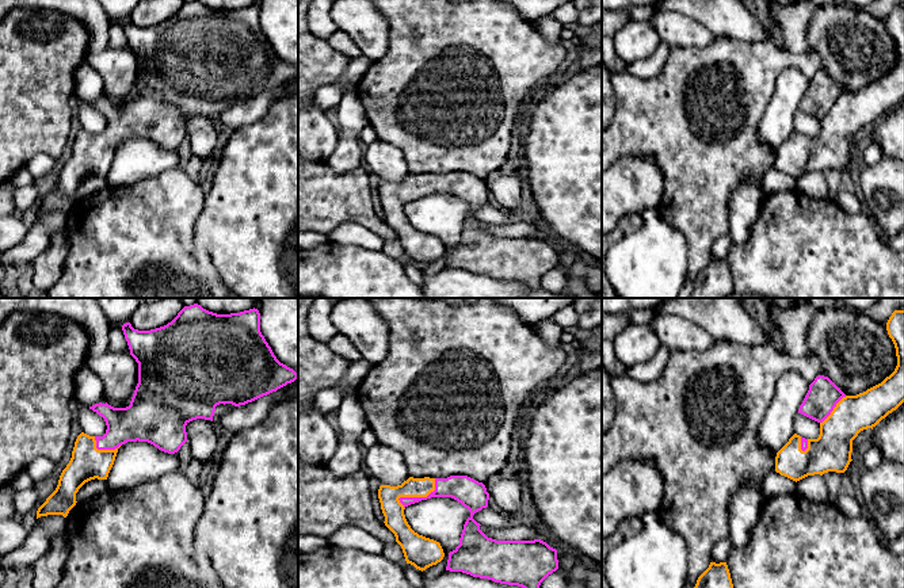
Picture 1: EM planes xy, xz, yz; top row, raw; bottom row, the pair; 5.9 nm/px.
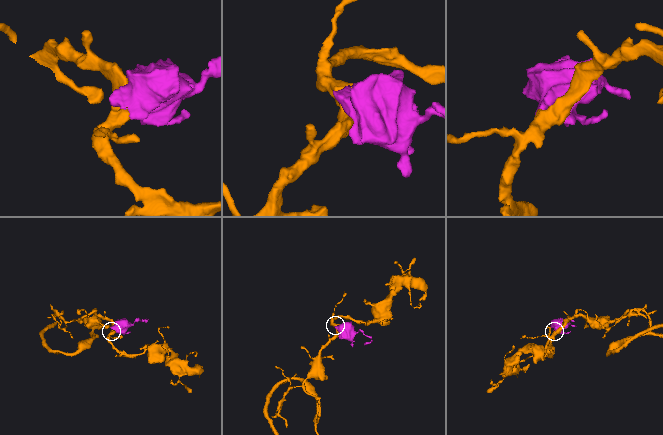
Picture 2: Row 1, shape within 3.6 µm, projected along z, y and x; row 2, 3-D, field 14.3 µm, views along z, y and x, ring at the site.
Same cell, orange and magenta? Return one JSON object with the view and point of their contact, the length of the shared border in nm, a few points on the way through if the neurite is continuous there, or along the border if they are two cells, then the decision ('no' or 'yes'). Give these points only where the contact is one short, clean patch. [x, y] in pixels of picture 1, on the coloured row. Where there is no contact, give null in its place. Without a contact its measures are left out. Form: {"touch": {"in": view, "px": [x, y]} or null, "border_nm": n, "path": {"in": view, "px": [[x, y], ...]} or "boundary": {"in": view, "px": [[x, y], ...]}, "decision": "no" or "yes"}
{"touch": {"in": "xz", "px": [420, 496]}, "border_nm": 260, "decision": "yes"}

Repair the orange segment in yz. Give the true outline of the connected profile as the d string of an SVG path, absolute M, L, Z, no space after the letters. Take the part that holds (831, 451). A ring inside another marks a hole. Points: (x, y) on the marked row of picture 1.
M895 310L886 322L897 366L881 383L857 396L846 396L828 377L819 375L800 405L798 413L820 424L817 439L794 434L777 453L775 471L793 481L828 471L844 473L852 440L904 402L904 310Z

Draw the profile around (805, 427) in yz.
M797 413L794 419L794 434L805 439L817 439L820 435L820 423Z

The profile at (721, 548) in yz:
M724 537L718 539L712 549L712 562L725 562L732 547L731 538Z

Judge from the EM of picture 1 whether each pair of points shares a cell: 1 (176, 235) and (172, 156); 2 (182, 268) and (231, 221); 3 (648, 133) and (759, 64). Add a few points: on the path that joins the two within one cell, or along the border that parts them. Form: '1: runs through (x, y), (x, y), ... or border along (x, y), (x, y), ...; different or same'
1: border along (178, 165), (142, 180); different
2: border along (199, 216), (194, 226), (194, 247); different
3: runs through (678, 99), (686, 71), (701, 61), (725, 57); same

